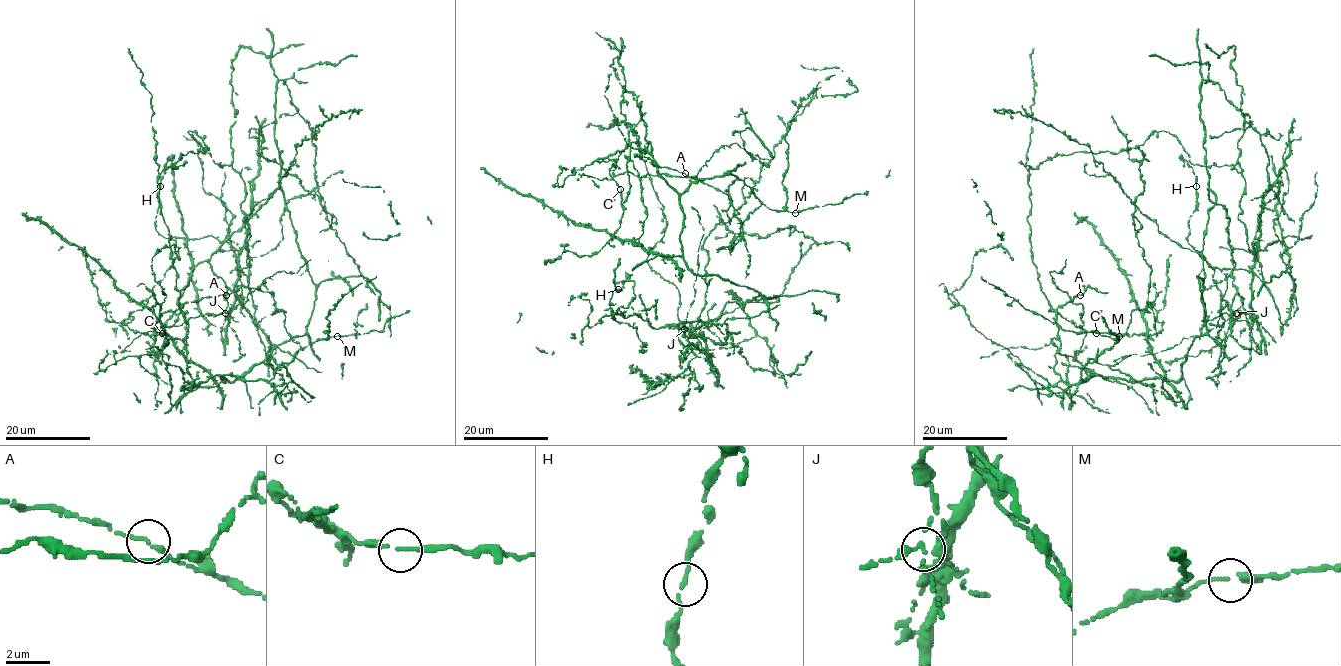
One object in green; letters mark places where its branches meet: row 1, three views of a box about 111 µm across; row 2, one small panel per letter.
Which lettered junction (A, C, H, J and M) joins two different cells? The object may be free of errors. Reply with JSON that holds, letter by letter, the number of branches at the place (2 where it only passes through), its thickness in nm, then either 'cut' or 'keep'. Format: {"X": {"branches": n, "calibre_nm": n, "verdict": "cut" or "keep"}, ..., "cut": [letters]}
{"A": {"branches": 2, "calibre_nm": 200, "verdict": "keep"}, "C": {"branches": 2, "calibre_nm": 170, "verdict": "keep"}, "H": {"branches": 2, "calibre_nm": 160, "verdict": "keep"}, "J": {"branches": 2, "calibre_nm": 180, "verdict": "cut"}, "M": {"branches": 2, "calibre_nm": 180, "verdict": "keep"}, "cut": ["J"]}

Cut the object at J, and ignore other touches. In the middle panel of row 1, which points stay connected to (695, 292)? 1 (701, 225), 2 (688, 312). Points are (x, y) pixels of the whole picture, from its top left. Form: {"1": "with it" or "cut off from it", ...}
{"1": "with it", "2": "with it"}

